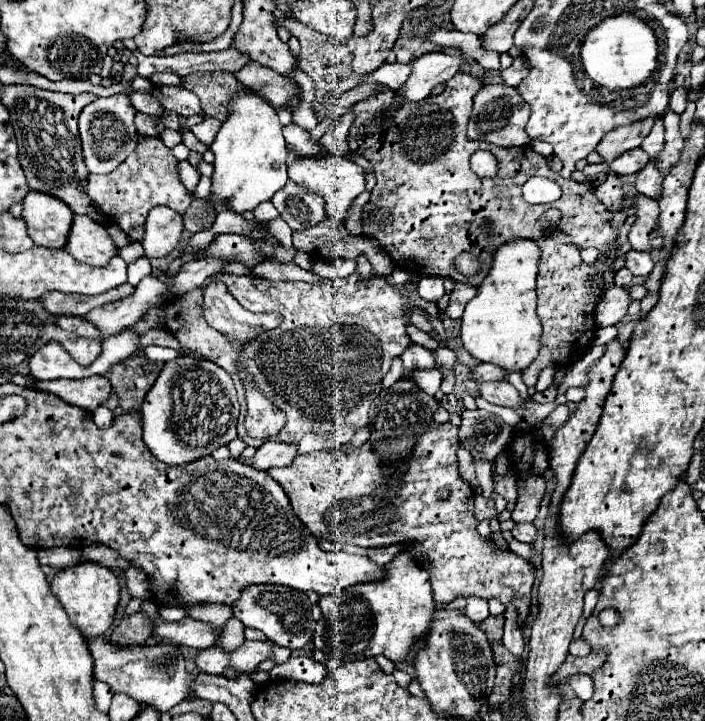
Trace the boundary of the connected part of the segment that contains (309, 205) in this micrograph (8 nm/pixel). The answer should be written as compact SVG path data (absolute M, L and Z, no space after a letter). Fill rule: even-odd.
M291 179L273 195L271 203L293 231L315 227L325 219L323 199Z

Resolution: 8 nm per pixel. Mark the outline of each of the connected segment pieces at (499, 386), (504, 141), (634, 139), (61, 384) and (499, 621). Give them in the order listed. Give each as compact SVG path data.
M491 381L491 383L483 383L479 385L479 393L483 399L487 399L493 405L503 405L503 407L511 407L519 413L521 419L525 419L525 407L523 407L523 399L519 395L519 391L509 383L509 381Z
M503 83L485 85L473 97L473 113L471 113L469 127L467 127L467 139L469 141L487 141L487 143L495 143L499 147L529 145L531 139L525 133L529 113L531 113L531 109L527 109L527 105L523 105L523 99L519 97L515 87L507 87Z
M647 117L647 119L641 119L641 121L635 121L631 125L625 125L625 127L619 127L619 129L613 129L609 131L603 141L599 143L597 147L597 153L605 159L605 163L609 165L611 161L615 161L619 155L623 155L625 151L629 149L635 149L635 147L641 147L643 139L651 133L653 125L655 125L657 117Z
M89 377L89 379L55 379L55 381L37 381L37 389L53 393L67 401L69 405L95 411L97 405L105 403L113 393L113 387L107 377Z
M497 615L497 617L487 617L479 625L479 629L487 635L487 639L489 639L491 645L503 645L501 643L501 637L503 637L503 621L505 621L505 617L503 615Z

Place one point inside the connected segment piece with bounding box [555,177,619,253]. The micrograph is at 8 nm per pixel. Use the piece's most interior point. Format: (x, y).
(584, 215)

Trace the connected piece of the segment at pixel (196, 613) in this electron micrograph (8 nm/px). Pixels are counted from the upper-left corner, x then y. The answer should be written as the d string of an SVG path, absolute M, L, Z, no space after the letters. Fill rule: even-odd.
M203 603L203 605L185 605L185 611L191 619L195 621L205 621L211 623L215 629L223 629L225 621L233 617L229 605L219 605L219 603Z

